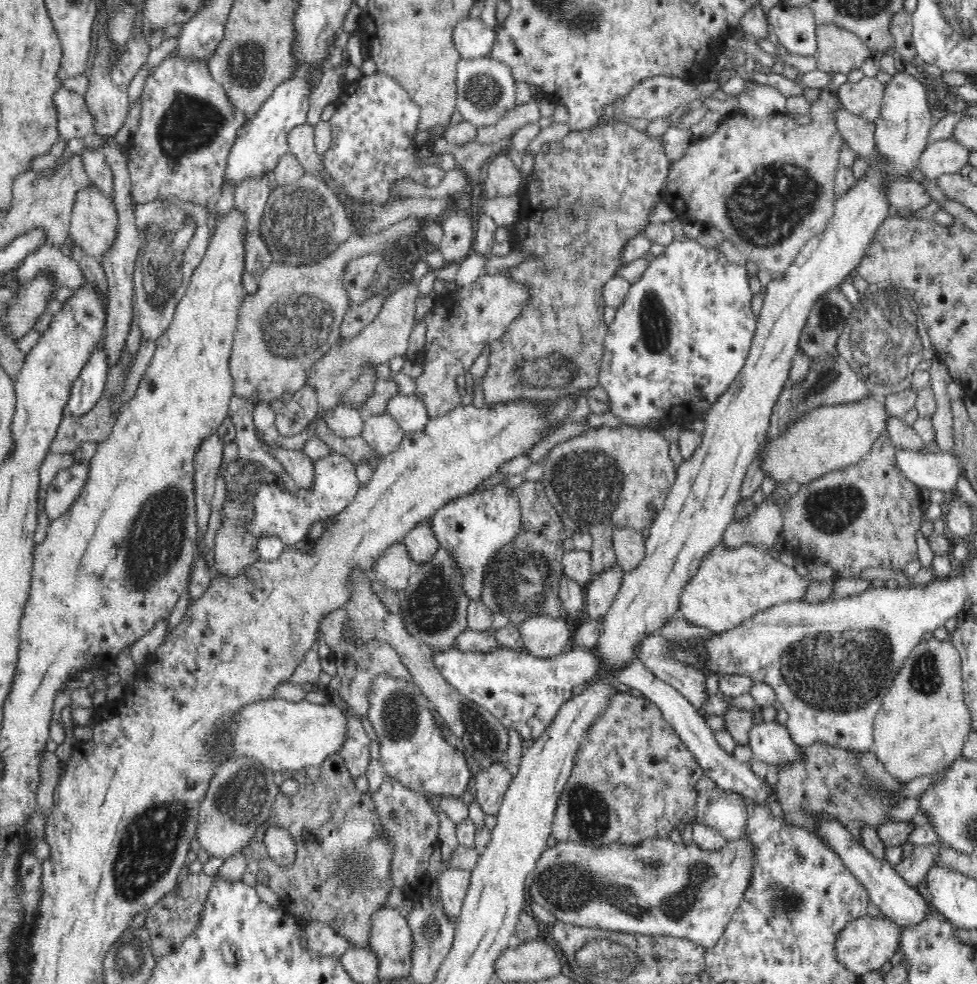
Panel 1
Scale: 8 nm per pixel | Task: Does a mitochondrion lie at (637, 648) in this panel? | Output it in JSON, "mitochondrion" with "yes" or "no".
{"mitochondrion":"no"}

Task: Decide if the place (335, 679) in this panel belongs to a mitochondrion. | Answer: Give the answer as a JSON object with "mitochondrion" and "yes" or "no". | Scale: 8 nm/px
{"mitochondrion":"no"}

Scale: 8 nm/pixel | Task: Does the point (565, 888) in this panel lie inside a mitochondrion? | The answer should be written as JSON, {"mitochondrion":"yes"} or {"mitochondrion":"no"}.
{"mitochondrion":"yes"}

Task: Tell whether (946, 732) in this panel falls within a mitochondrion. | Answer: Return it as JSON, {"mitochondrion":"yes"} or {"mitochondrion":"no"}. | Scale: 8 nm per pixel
{"mitochondrion":"no"}

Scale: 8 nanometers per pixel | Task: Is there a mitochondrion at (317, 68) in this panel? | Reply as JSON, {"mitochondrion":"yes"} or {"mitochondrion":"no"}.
{"mitochondrion":"no"}

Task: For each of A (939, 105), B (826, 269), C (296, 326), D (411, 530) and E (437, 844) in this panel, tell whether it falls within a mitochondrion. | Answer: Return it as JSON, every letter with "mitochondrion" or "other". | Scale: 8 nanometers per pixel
{"A":"other","B":"other","C":"mitochondrion","D":"other","E":"other"}

